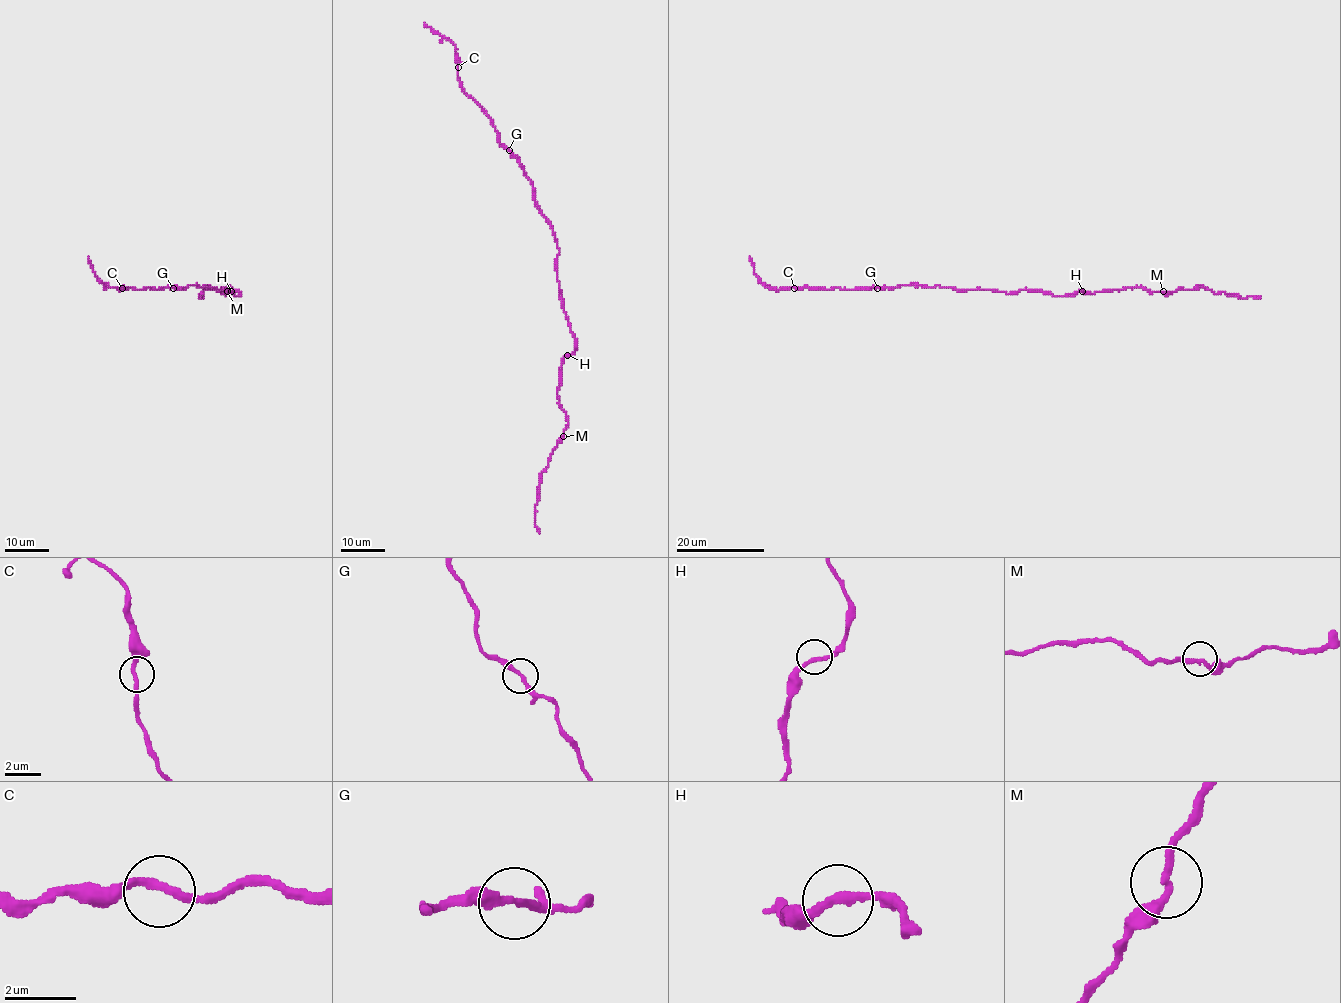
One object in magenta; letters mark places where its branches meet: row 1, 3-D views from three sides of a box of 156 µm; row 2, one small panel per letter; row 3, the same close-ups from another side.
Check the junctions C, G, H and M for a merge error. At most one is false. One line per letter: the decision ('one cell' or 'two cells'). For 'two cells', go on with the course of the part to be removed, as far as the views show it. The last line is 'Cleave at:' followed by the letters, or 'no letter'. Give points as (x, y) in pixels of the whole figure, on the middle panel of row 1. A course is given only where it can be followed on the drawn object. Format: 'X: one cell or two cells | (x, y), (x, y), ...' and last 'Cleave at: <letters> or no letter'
C: one cell
G: one cell
H: one cell
M: one cell
Cleave at: no letter

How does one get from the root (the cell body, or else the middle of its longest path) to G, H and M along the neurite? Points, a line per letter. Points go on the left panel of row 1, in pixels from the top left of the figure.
G: (220, 290), (197, 284), (173, 288)
H: (220, 290), (223, 293), (225, 289), (234, 295), (240, 294), (231, 291)
M: (220, 290), (240, 294), (221, 289), (231, 289), (227, 291)

